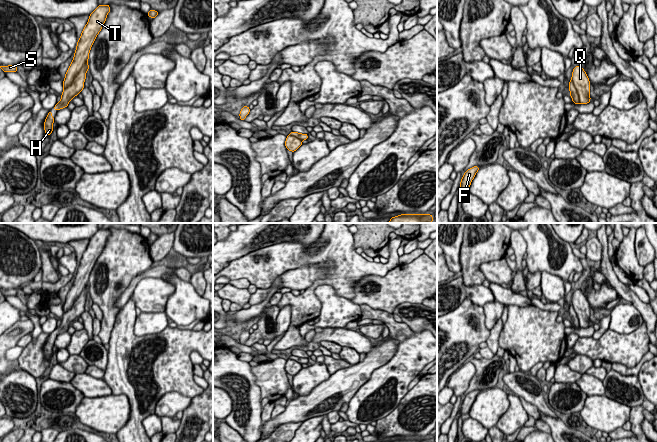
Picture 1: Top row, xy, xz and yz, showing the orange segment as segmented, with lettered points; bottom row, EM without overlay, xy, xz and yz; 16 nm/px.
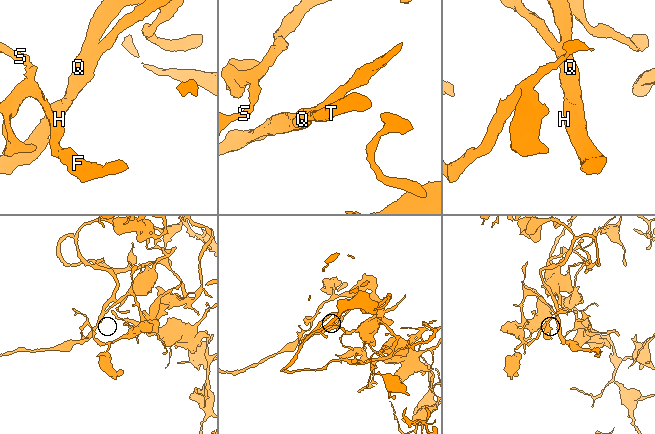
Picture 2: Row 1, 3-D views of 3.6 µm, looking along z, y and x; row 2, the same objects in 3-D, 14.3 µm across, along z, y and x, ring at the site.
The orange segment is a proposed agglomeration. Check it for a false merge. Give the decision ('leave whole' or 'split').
leave whole

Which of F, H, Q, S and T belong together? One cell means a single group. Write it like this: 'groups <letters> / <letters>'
groups F H Q S T

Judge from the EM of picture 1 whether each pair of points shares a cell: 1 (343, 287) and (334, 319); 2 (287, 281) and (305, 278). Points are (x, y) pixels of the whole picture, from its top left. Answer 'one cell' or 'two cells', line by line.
1: two cells
2: one cell

